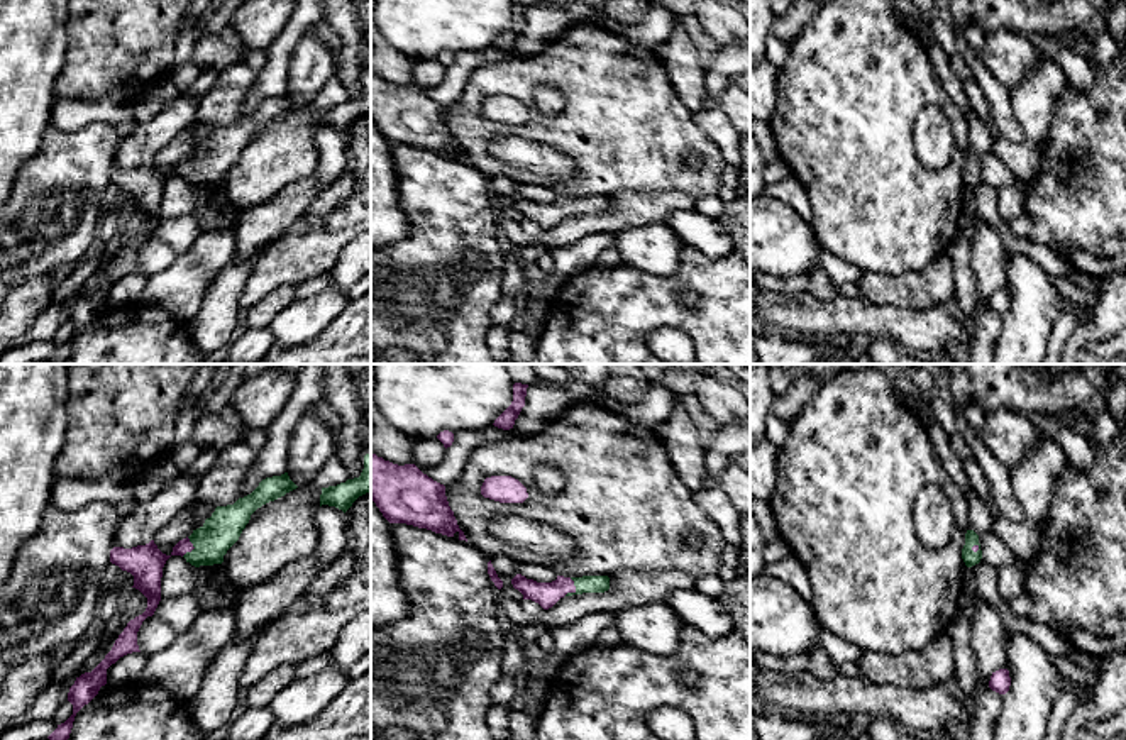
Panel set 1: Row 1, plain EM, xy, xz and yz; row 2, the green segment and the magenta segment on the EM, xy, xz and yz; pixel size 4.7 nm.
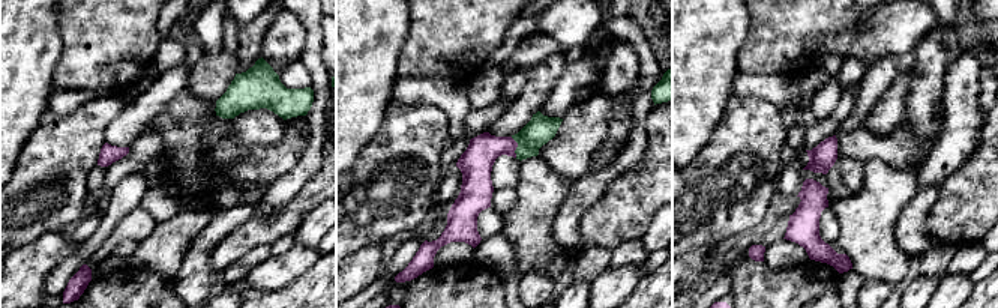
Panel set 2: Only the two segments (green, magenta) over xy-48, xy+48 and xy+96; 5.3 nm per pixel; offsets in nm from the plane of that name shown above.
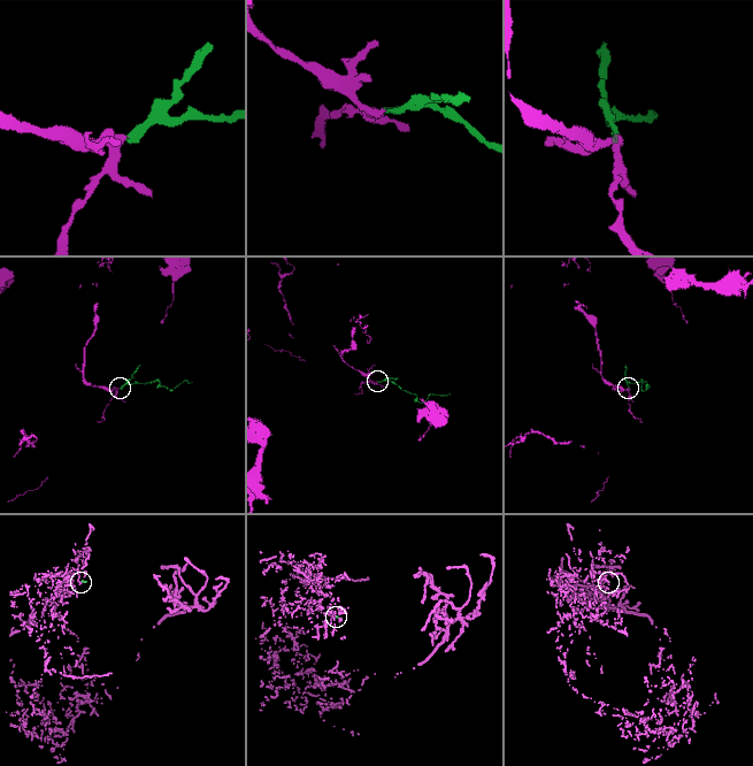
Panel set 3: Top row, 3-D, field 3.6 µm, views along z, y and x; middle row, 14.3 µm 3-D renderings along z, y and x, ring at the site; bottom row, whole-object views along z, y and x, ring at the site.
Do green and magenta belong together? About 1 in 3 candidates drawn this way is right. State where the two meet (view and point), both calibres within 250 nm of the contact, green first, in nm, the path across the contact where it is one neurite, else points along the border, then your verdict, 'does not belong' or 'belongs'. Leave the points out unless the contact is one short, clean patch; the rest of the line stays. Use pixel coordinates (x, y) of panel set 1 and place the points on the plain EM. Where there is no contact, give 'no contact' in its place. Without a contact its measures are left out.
xz (576, 210) | 80/110 nm | across xz (586, 204), (576, 210), (556, 210), (546, 215) | belongs

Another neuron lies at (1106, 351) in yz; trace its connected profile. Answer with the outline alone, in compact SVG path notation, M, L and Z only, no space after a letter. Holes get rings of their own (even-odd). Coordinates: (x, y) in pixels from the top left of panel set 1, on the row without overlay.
M1126 330L1085 344L1077 364L1126 364Z

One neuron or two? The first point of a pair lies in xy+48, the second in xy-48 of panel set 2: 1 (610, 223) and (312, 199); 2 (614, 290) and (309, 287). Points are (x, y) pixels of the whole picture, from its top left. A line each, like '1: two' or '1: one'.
1: one
2: two

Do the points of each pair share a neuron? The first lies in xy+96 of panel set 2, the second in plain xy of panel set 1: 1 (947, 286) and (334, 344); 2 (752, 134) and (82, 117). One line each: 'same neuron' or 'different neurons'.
1: different neurons
2: different neurons

